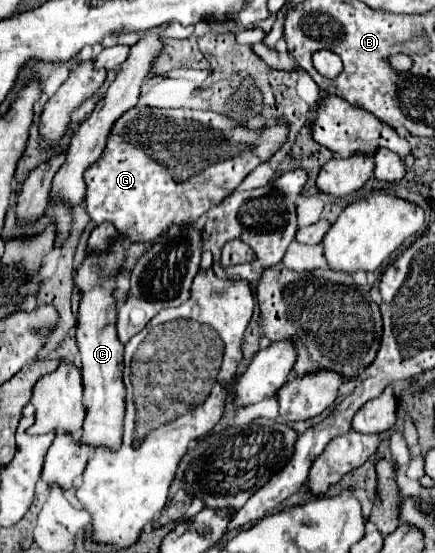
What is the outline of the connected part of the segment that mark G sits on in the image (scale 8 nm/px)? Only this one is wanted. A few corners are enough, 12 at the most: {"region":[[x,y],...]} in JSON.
{"region":[[134,106],[86,172],[86,212],[152,242],[288,140]]}

